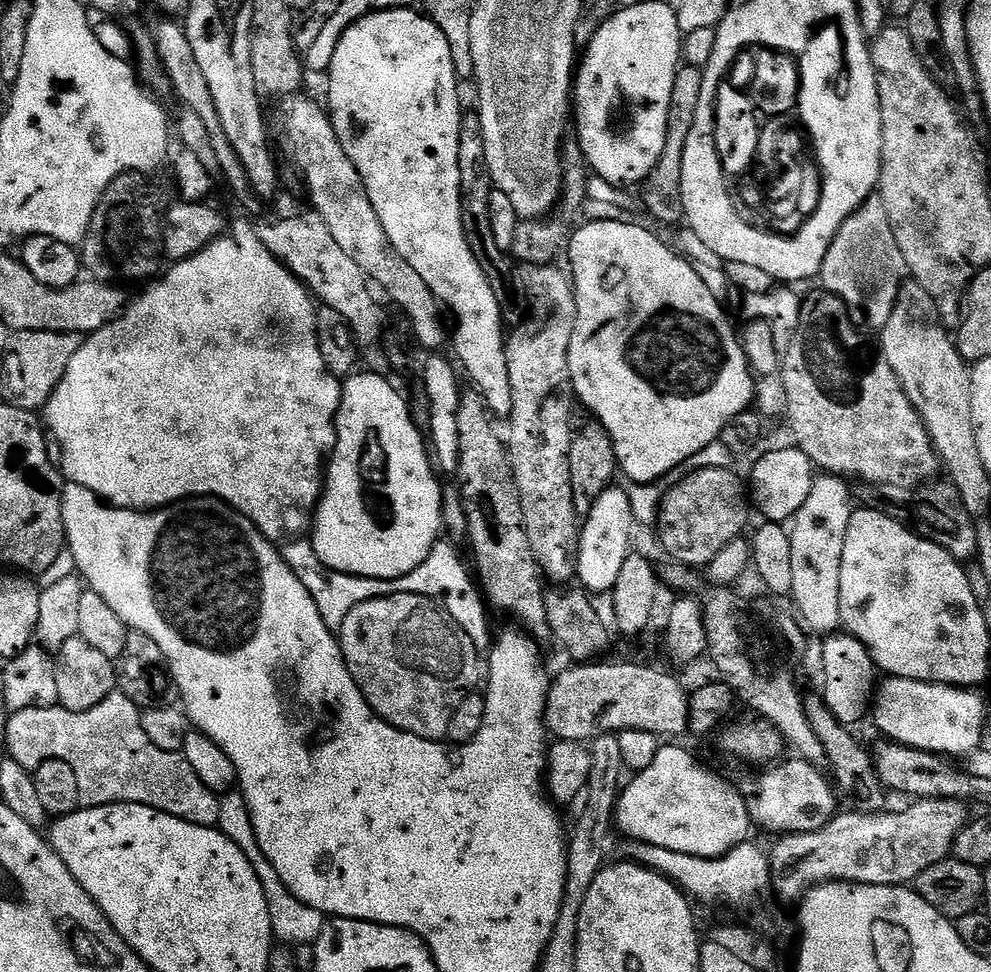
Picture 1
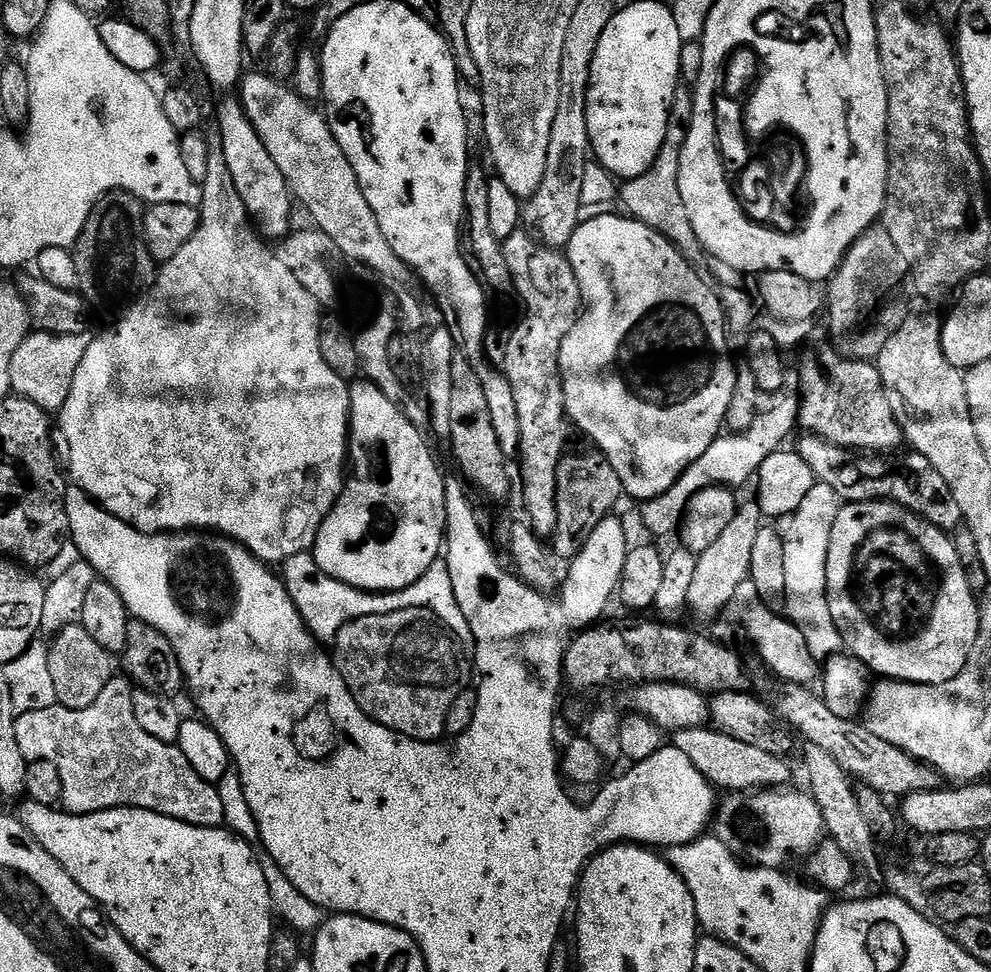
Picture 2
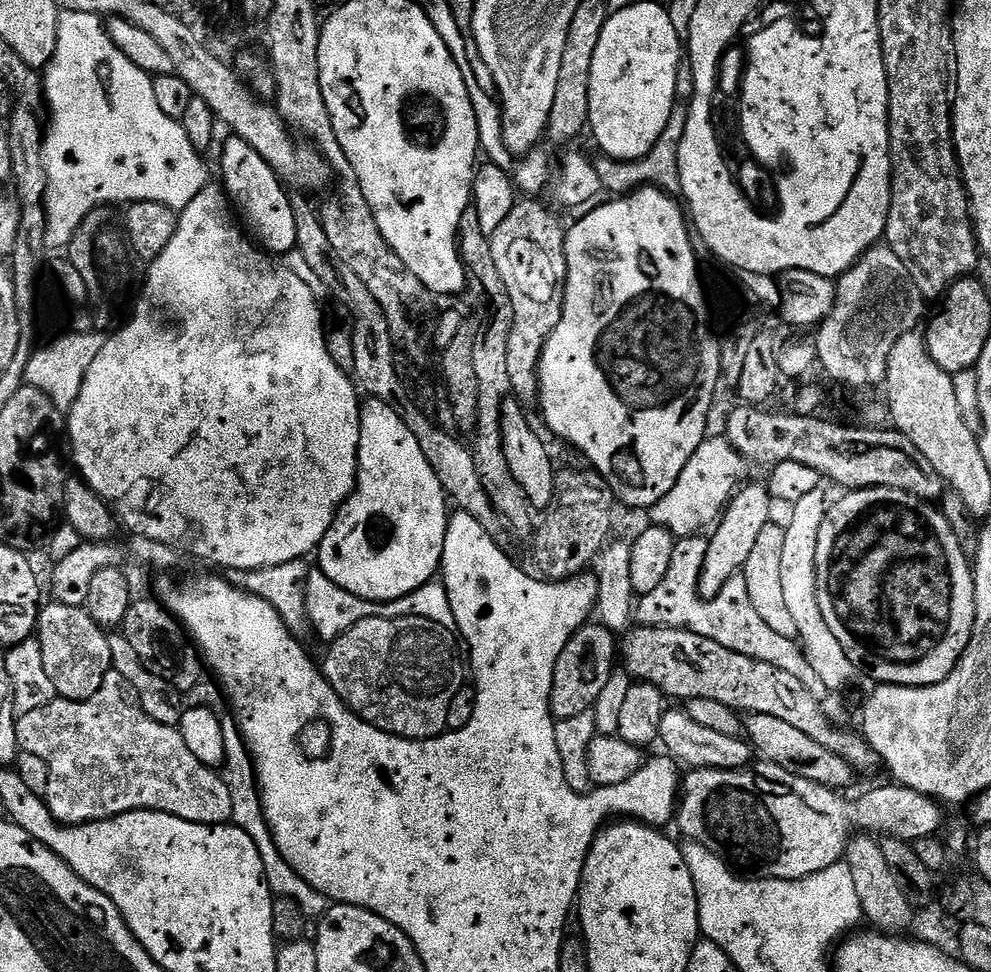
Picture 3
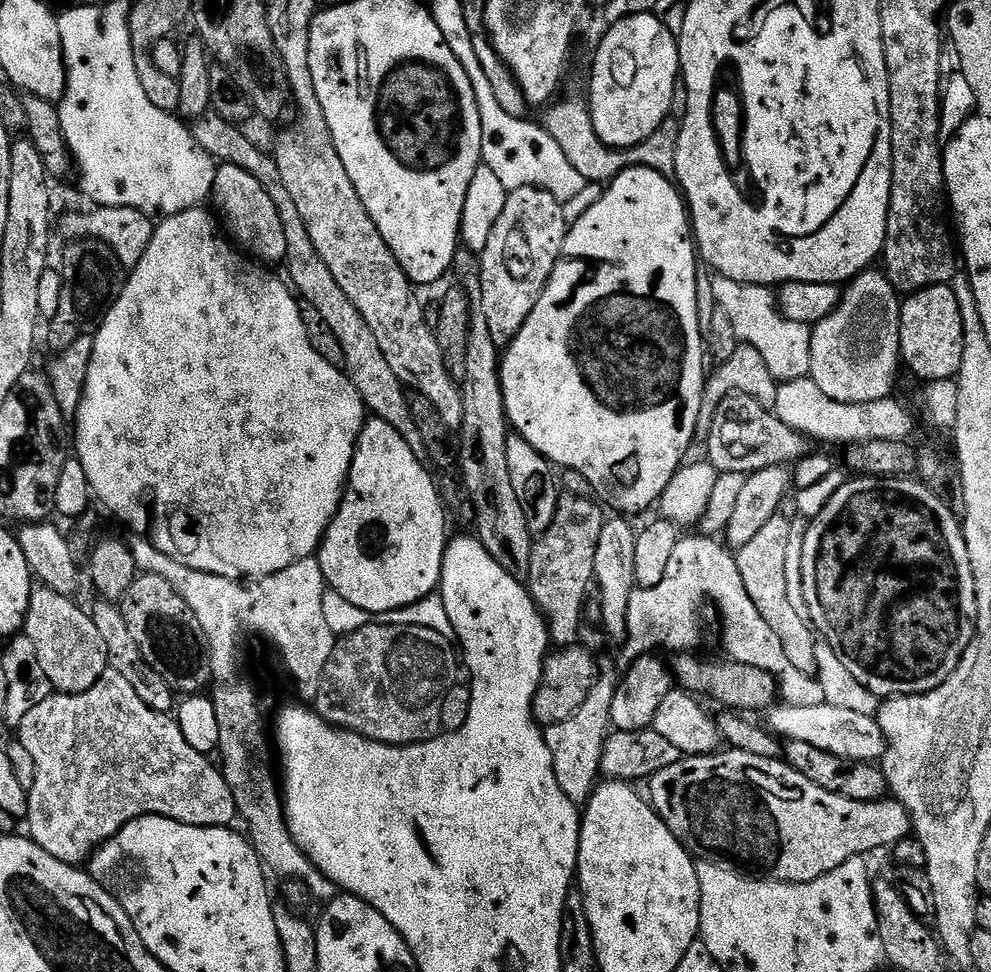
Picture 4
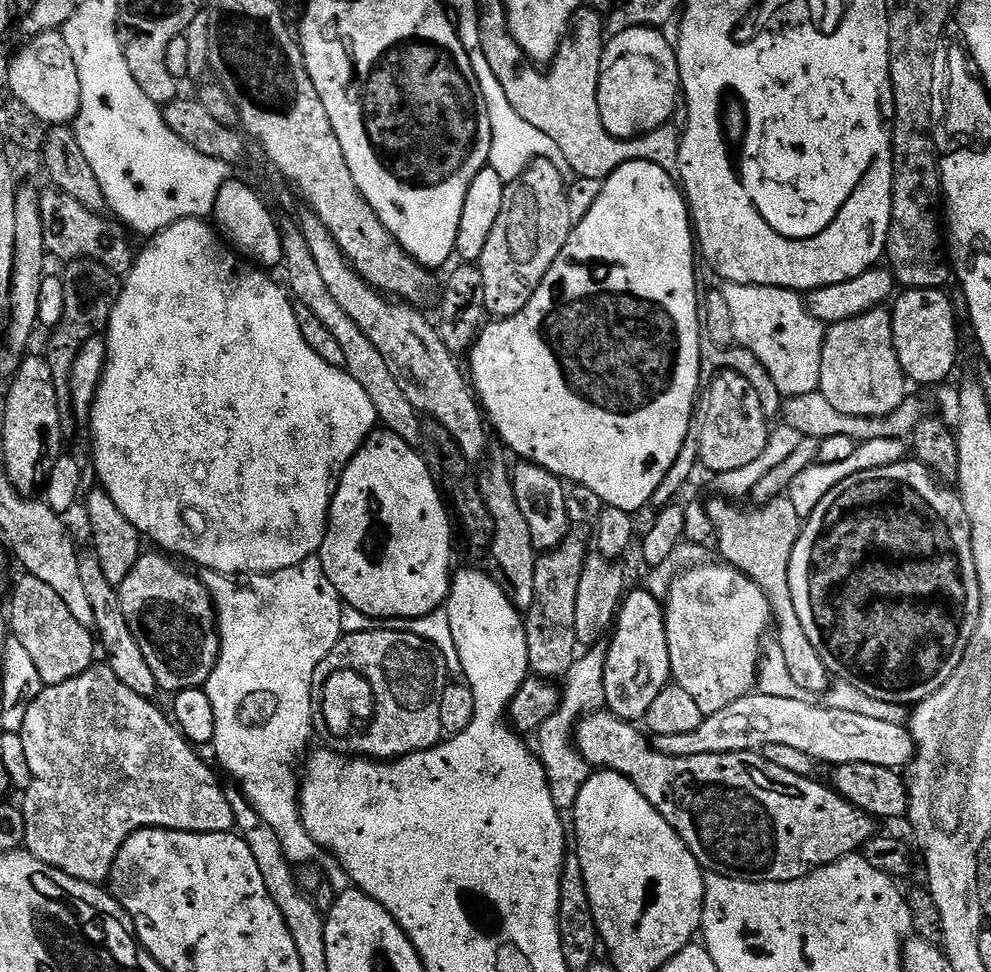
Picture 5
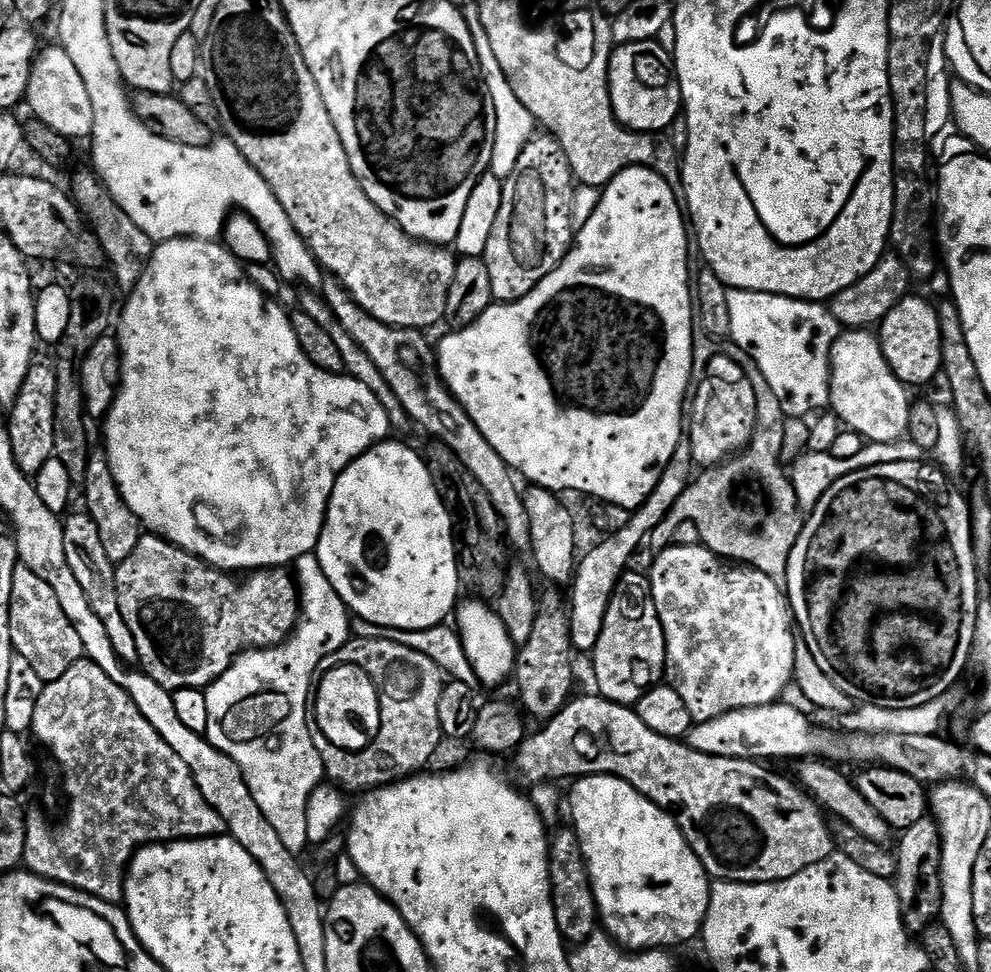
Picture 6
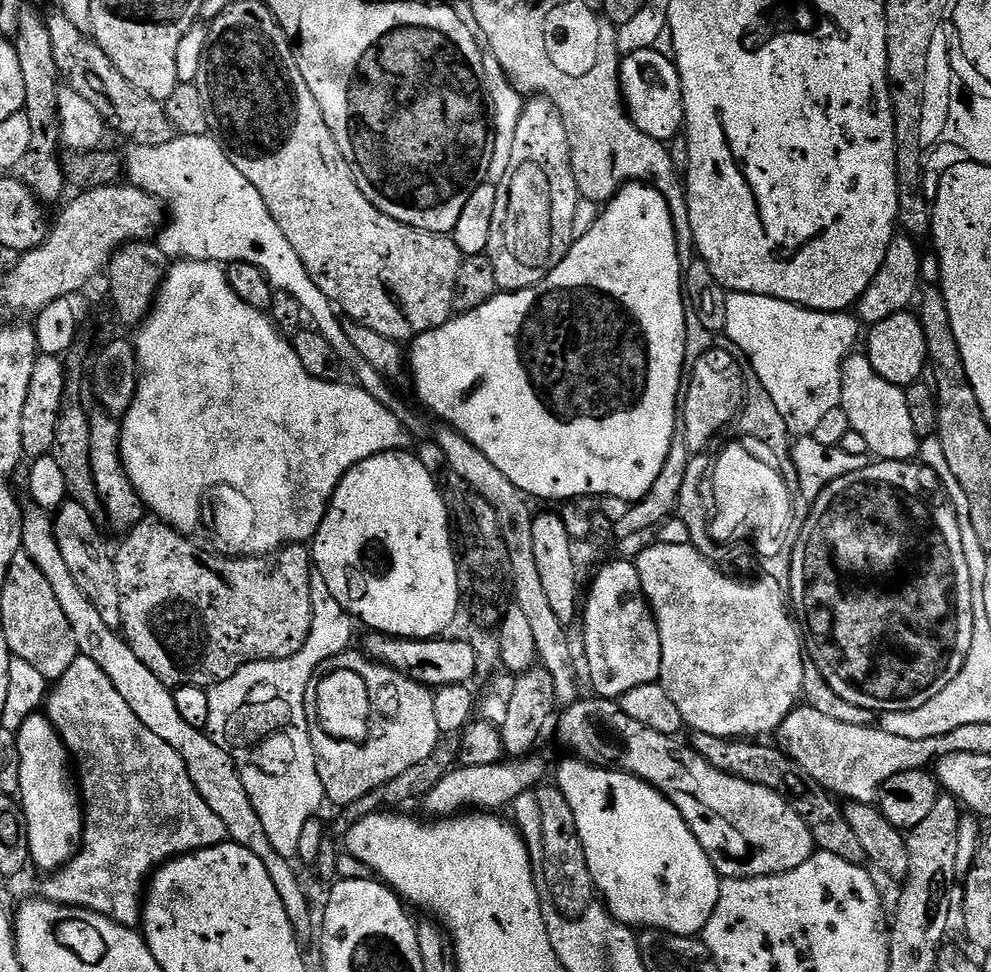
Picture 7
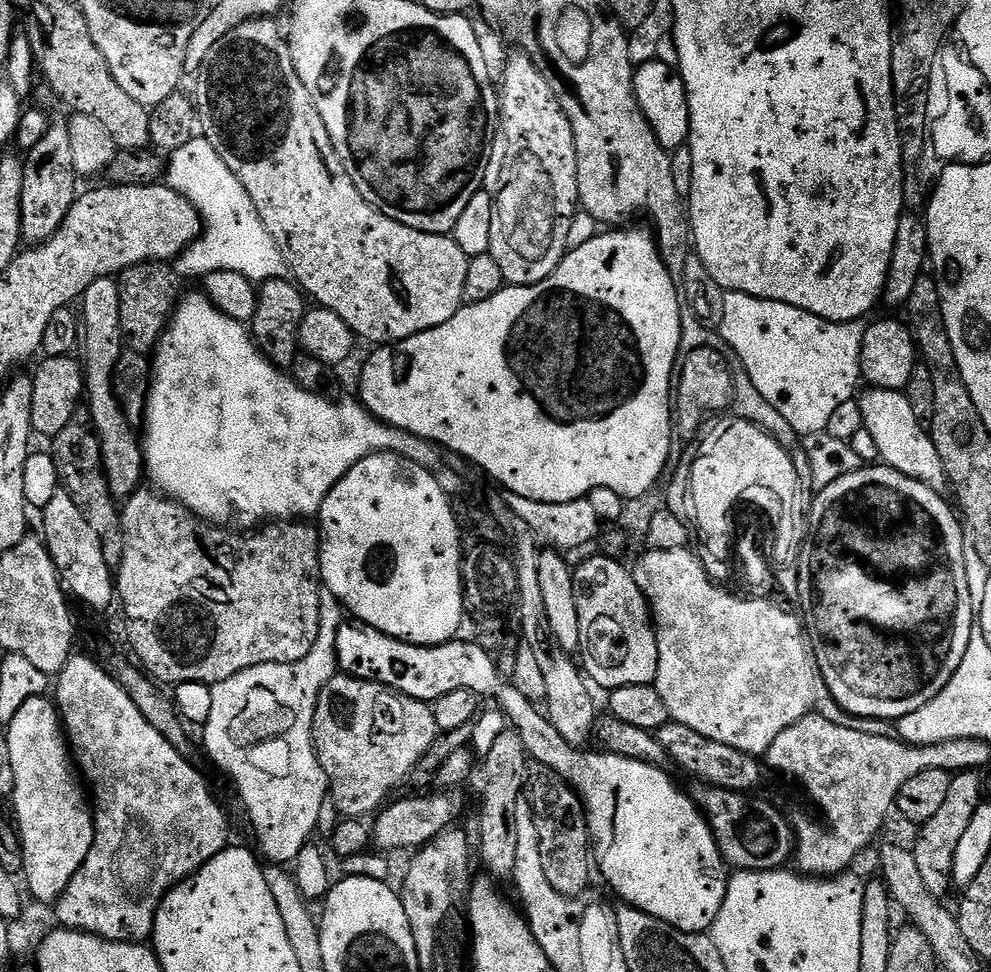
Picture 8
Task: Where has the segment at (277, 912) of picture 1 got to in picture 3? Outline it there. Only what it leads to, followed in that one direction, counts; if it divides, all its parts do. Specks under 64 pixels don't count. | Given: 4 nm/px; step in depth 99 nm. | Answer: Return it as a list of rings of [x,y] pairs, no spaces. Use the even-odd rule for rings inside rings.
[[[235,719],[224,720],[224,741],[226,742],[226,754],[222,765],[222,775],[226,782],[226,790],[230,790],[230,806],[232,807],[231,823],[241,828],[252,839],[254,846],[258,846],[258,858],[262,858],[264,867],[264,881],[268,883],[268,889],[273,897],[281,900],[289,900],[298,904],[298,910],[309,918],[319,918],[328,911],[330,901],[322,895],[310,882],[303,880],[294,869],[282,858],[278,846],[272,837],[272,831],[268,829],[268,823],[264,817],[264,811],[260,805],[260,789],[256,783],[256,765],[252,762],[252,756],[248,753],[248,746],[244,742],[244,735],[240,733],[240,725]]]

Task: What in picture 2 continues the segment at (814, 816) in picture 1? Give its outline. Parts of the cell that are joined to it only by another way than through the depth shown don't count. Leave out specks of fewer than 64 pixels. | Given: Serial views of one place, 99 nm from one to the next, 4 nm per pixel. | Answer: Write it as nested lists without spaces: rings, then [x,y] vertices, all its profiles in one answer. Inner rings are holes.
[[[705,726],[694,730],[678,730],[674,733],[674,746],[698,766],[707,780],[717,789],[725,793],[751,792],[761,788],[779,788],[787,785],[788,760],[766,754],[766,750],[758,750],[758,746],[750,746],[746,742],[738,742],[738,738],[730,738],[726,734]]]

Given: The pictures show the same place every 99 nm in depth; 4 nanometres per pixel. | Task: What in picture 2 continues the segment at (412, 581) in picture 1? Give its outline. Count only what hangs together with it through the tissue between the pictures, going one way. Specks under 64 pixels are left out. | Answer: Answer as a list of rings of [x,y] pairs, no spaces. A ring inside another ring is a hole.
[[[311,551],[294,554],[294,558],[286,558],[282,565],[282,579],[305,626],[321,645],[335,644],[336,635],[340,633],[342,626],[358,618],[407,608],[430,610],[452,631],[461,644],[472,644],[470,622],[466,622],[466,614],[462,614],[462,606],[458,606],[458,598],[454,598],[454,584],[450,582],[450,570],[443,559],[434,561],[430,570],[426,570],[426,574],[418,578],[418,582],[397,592],[367,592],[346,582],[338,582],[338,578],[330,578],[330,574],[326,574],[322,566],[318,566]]]

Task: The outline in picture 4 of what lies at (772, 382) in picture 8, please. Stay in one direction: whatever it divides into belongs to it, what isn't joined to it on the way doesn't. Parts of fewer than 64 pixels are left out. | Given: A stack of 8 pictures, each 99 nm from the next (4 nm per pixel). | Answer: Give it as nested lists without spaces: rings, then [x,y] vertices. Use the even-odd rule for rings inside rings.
[[[719,274],[713,275],[711,278],[713,279],[712,296],[717,300],[715,303],[730,318],[731,325],[734,326],[734,333],[737,334],[739,343],[754,346],[754,350],[758,350],[758,354],[762,354],[762,359],[766,361],[766,366],[770,370],[770,374],[774,374],[774,378],[778,382],[807,377],[810,373],[810,358],[812,357],[810,354],[812,328],[802,322],[794,322],[780,313],[777,293],[771,287],[763,284],[734,282],[730,278]]]

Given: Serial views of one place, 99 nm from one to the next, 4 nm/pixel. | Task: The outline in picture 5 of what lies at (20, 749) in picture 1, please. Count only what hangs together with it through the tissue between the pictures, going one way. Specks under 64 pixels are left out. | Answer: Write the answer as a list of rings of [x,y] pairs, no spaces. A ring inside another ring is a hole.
[[[93,666],[66,682],[47,685],[42,694],[34,698],[30,710],[26,710],[26,722],[22,722],[22,730],[18,733],[22,738],[22,746],[26,749],[26,762],[30,762],[30,786],[22,796],[22,811],[26,822],[23,847],[31,856],[46,862],[46,866],[62,870],[62,874],[70,874],[70,878],[100,886],[107,881],[114,858],[118,850],[122,850],[122,842],[126,842],[126,838],[130,838],[130,834],[138,830],[169,828],[175,832],[230,832],[235,829],[234,810],[225,789],[220,789],[215,774],[208,769],[207,762],[196,753],[199,751],[189,744],[175,723],[167,715],[164,717],[152,703],[149,697],[134,694],[134,690],[122,686],[114,670],[107,666]]]

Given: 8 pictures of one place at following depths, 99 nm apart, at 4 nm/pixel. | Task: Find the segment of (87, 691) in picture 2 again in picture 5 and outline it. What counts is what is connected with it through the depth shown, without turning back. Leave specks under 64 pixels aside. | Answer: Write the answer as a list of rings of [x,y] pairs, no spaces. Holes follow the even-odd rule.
[[[27,574],[21,577],[12,592],[10,632],[26,646],[45,686],[61,684],[93,667],[97,663],[96,652],[98,656],[98,640],[93,629],[82,626],[82,622],[70,614],[66,602],[62,602],[46,582],[38,582],[38,578]]]

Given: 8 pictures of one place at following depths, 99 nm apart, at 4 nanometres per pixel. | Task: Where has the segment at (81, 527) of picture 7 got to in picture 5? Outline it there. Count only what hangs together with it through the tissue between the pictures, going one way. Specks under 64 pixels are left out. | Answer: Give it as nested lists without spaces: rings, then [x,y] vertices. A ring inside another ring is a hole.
[[[94,554],[81,555],[78,574],[82,577],[84,589],[90,597],[90,607],[94,610],[94,632],[103,655],[104,652],[108,655],[107,667],[112,668],[116,677],[122,682],[122,686],[134,690],[134,694],[155,697],[158,685],[154,678],[154,670],[146,666],[146,658],[142,658],[142,646],[138,646],[126,622],[126,614],[122,614],[122,602],[117,585],[107,581],[106,574],[102,574],[102,566],[98,566],[98,558]]]

